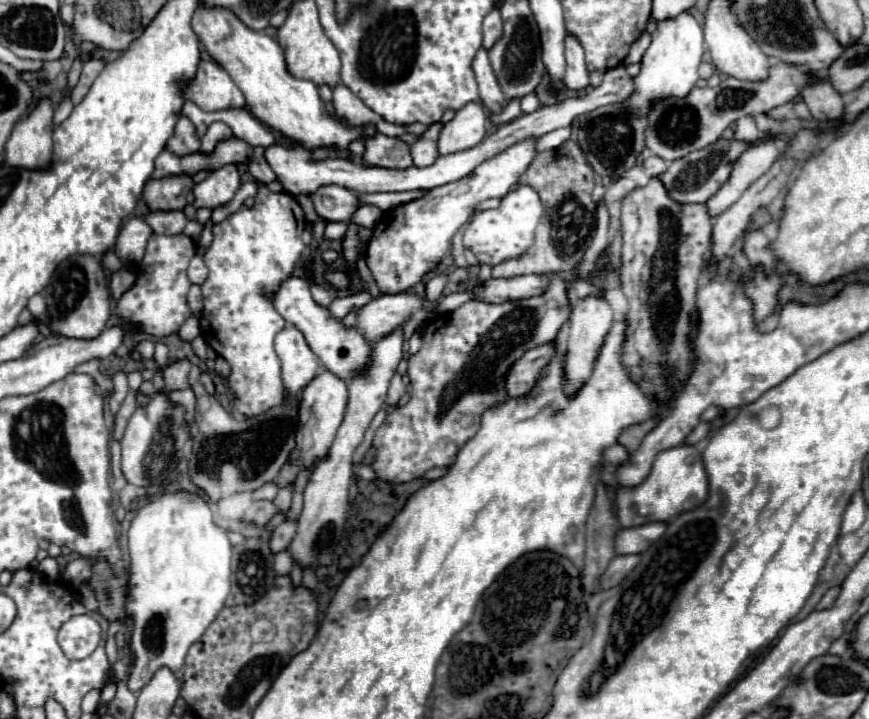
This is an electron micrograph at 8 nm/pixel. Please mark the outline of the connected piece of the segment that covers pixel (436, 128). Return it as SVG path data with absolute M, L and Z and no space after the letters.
M434 122L426 128L426 132L422 132L418 136L418 140L412 144L412 160L414 166L432 166L436 162L438 154L438 136L440 130L444 128L442 122Z

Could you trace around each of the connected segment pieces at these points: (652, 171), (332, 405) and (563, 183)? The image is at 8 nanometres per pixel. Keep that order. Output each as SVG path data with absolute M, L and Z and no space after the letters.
M648 156L648 158L644 160L644 172L646 172L648 176L660 176L666 168L668 168L668 166L666 166L666 162L664 162L662 158Z
M322 370L320 374L316 374L316 378L302 390L300 430L296 432L296 450L292 450L292 458L284 466L284 470L280 470L276 478L278 486L294 484L296 474L304 466L310 466L316 458L324 458L324 454L328 454L328 448L336 436L336 430L344 420L346 406L348 406L348 382L332 374L330 370Z
M566 140L560 148L540 152L536 162L528 168L528 180L524 182L536 186L544 206L544 216L534 232L532 246L522 256L496 264L492 270L494 278L570 270L584 258L584 252L596 232L596 202L592 200L594 172L586 162L578 142Z

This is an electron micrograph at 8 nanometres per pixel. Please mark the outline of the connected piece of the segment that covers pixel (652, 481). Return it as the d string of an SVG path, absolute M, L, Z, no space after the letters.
M680 444L656 456L650 476L632 490L620 488L616 494L618 522L622 528L634 528L648 522L666 522L668 518L702 506L708 496L708 478L704 472L702 456L694 446Z

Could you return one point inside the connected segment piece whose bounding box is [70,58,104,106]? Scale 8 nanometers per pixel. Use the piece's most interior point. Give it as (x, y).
(91, 69)

